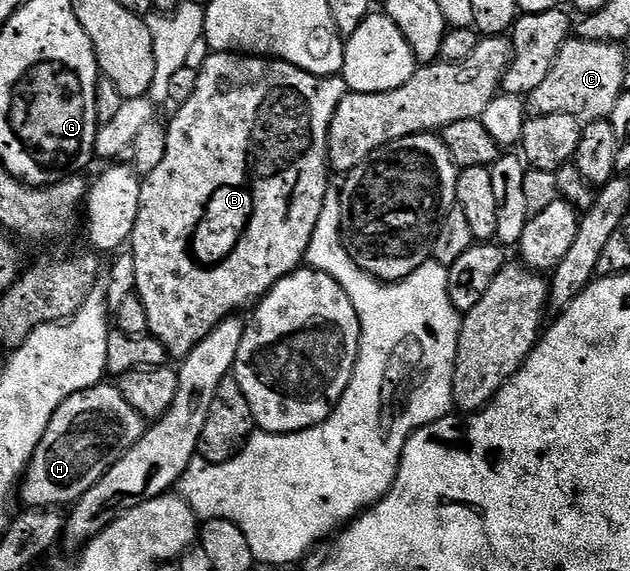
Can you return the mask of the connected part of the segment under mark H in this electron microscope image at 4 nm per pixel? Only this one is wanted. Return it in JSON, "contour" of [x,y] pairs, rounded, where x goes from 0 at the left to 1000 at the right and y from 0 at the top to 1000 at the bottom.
{"contour":[[[184,673],[148,674],[108,695],[87,720],[81,741],[75,741],[75,755],[62,769],[62,783],[56,783],[56,797],[30,844],[35,886],[75,891],[110,888],[127,877],[133,863],[167,835],[195,783],[216,774],[221,758],[211,753],[211,743],[219,737]]]}

